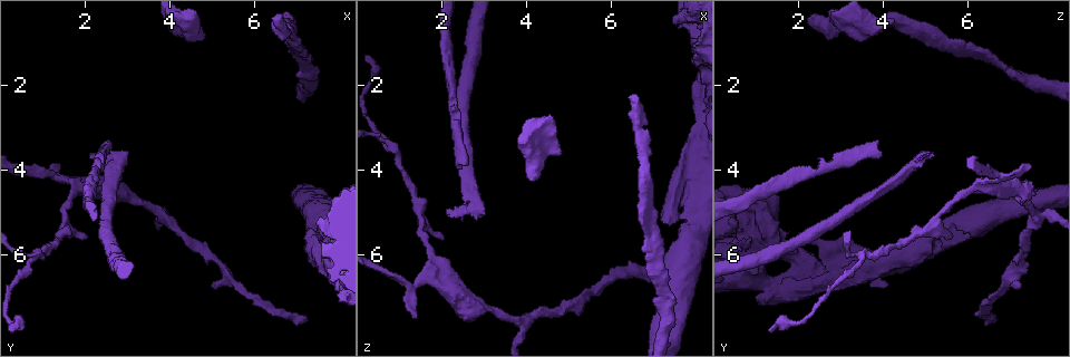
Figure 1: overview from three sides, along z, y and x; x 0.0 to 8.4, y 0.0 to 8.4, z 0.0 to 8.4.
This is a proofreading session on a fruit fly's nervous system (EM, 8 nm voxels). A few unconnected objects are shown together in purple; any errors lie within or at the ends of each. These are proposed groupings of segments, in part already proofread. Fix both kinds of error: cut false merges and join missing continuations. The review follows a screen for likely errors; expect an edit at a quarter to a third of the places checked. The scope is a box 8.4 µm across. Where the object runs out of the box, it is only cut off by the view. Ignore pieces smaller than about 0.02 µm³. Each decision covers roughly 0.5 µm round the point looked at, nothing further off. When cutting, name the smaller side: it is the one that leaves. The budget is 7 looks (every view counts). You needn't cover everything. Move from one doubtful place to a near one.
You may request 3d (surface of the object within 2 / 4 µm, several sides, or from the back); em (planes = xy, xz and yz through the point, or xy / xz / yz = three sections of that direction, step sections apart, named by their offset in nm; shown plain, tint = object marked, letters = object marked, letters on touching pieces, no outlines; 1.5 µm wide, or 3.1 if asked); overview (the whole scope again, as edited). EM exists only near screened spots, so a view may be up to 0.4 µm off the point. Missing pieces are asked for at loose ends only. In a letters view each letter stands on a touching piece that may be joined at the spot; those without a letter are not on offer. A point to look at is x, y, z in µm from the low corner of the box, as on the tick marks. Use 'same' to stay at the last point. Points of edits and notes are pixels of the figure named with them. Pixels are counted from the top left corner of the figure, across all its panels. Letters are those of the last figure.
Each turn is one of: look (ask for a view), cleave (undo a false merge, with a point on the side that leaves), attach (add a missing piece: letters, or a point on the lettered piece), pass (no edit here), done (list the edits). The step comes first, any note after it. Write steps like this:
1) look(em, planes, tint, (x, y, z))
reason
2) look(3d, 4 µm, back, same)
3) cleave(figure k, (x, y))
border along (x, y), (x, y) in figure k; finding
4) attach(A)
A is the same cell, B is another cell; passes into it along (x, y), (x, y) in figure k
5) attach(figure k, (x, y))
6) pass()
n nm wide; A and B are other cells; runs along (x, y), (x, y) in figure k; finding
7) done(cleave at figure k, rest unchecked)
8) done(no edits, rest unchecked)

look(em, planes, letters, (7.25, 7.55, 6.70))
long arm stops here

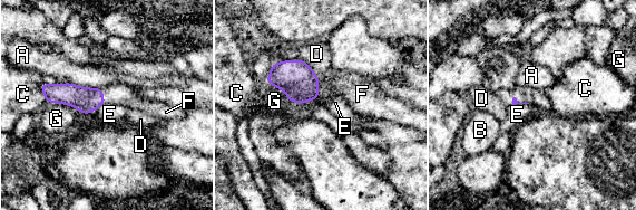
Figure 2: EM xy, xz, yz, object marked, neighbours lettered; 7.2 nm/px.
attach(F)
F is the same cell, A, B, C, D, E and G are other cells; it goes on there

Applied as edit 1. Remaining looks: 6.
look(em, xy, step 4, tint, (2.05, 5.65, 5.60))
an open end

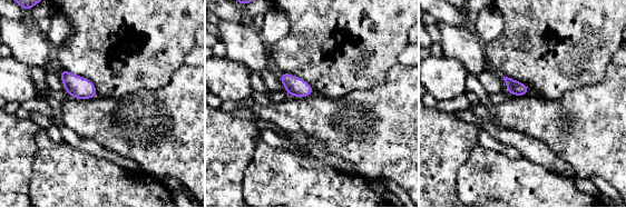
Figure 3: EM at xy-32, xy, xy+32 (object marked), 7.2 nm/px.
look(em, yz, step 4, letters, same)

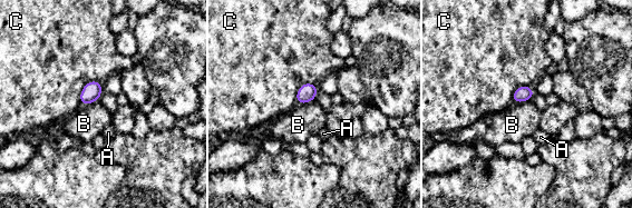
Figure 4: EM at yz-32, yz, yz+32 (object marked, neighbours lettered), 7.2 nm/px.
pass()
C touches over 220 nm; A, B and C are other cells; border along (531, 98), (513, 102) in figure 4; no lettered piece goes on from it

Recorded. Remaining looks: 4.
look(3d, 2 µm, (2.55, 3.35, 3.90))
long arm stops here

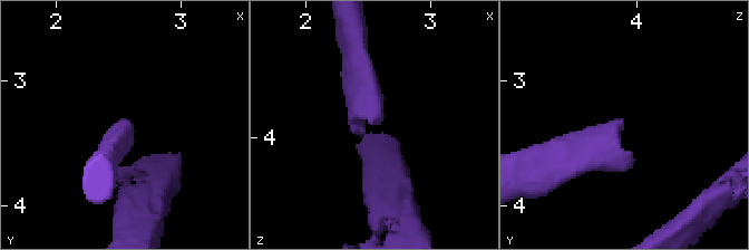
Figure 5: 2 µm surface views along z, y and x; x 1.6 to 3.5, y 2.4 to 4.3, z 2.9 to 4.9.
look(em, xy, step 8, letters, (2.52, 3.34, 3.90))

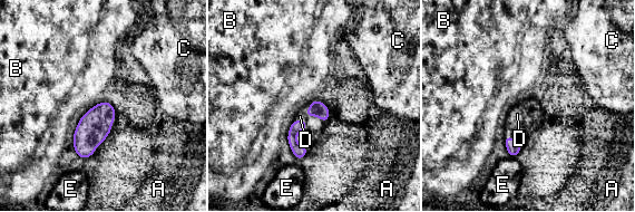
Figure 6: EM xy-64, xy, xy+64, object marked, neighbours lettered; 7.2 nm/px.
look(em, planes, letters, same)

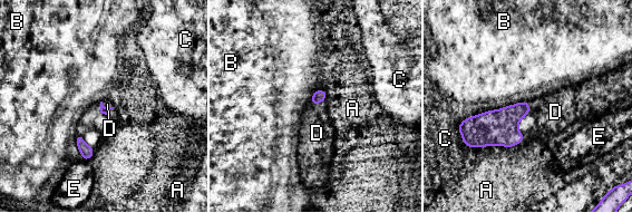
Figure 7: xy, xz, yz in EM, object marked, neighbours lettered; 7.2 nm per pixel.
attach(D)
A touches over 440 nm; D is the same cell, A, B, C and E are other cells; the neuron continues

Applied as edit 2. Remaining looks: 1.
done(attach at figure 2, attach at figure 7, rest unchecked)

